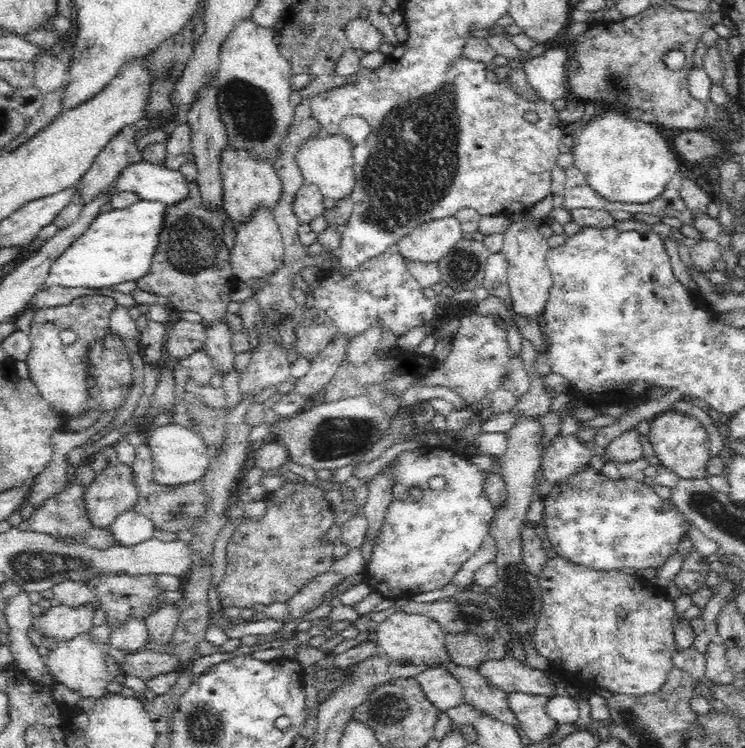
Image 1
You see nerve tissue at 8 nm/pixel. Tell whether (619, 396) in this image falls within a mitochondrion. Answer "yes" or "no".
no

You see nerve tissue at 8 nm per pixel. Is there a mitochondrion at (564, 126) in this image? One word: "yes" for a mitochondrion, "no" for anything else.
no

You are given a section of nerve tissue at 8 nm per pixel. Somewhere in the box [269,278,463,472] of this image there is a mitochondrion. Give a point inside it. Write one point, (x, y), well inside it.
(335, 436)

